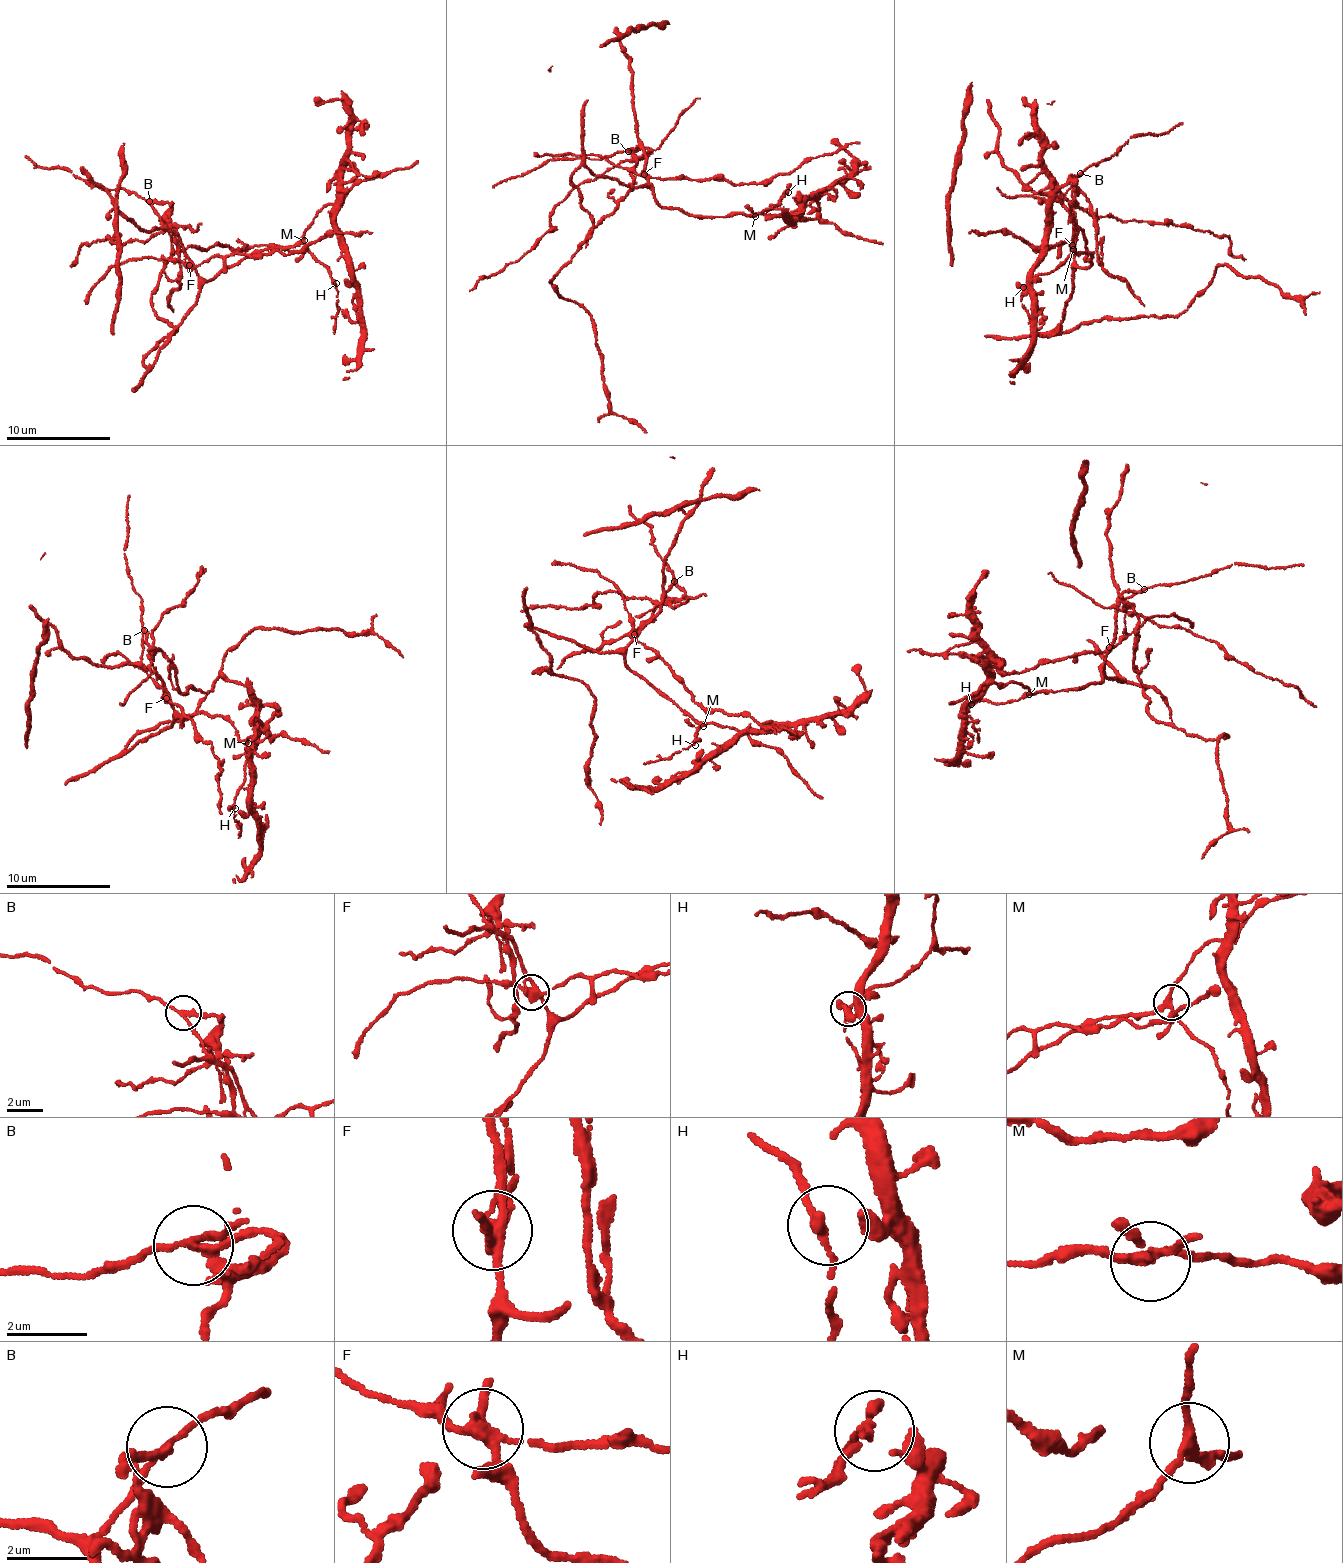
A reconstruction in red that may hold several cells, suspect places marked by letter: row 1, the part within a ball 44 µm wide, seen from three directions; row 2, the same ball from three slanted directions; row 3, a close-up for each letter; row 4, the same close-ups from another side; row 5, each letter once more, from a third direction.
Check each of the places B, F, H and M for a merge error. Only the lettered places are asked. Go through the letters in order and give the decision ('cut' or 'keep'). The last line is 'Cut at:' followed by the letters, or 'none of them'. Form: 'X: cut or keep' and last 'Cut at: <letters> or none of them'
B: cut
F: cut
H: keep
M: keep
Cut at: B, F

